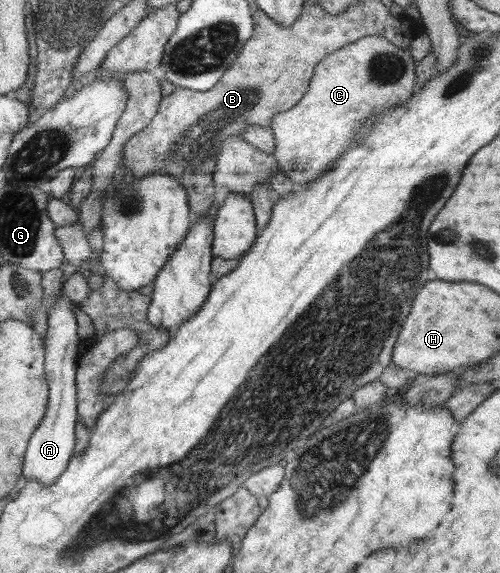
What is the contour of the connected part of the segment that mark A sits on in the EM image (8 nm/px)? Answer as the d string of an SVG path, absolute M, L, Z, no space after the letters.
M63 293L63 296L48 310L47 316L48 316L48 325L47 325L47 334L45 337L45 378L46 383L49 388L49 398L47 403L47 410L45 411L44 417L42 418L42 421L40 422L40 425L36 428L36 431L30 436L27 450L25 451L23 466L22 466L22 473L21 475L24 475L24 477L27 479L27 481L33 481L35 479L36 481L39 481L39 483L43 483L43 485L52 485L60 475L63 474L63 471L67 468L67 465L69 464L70 459L73 458L74 454L76 453L75 445L77 442L76 434L75 434L75 425L78 422L78 414L77 414L77 383L76 383L76 373L77 373L77 354L78 352L78 345L81 341L80 337L78 336L78 324L76 323L76 316L74 316L74 311L72 310L73 304L75 304L66 294Z

